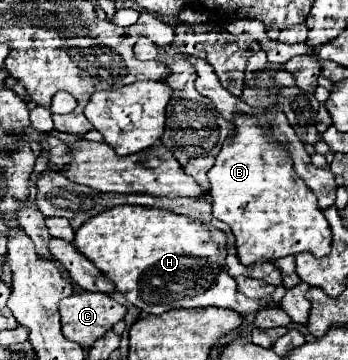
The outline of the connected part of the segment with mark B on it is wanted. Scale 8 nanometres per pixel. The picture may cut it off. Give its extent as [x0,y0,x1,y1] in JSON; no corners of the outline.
[209,114,331,266]

